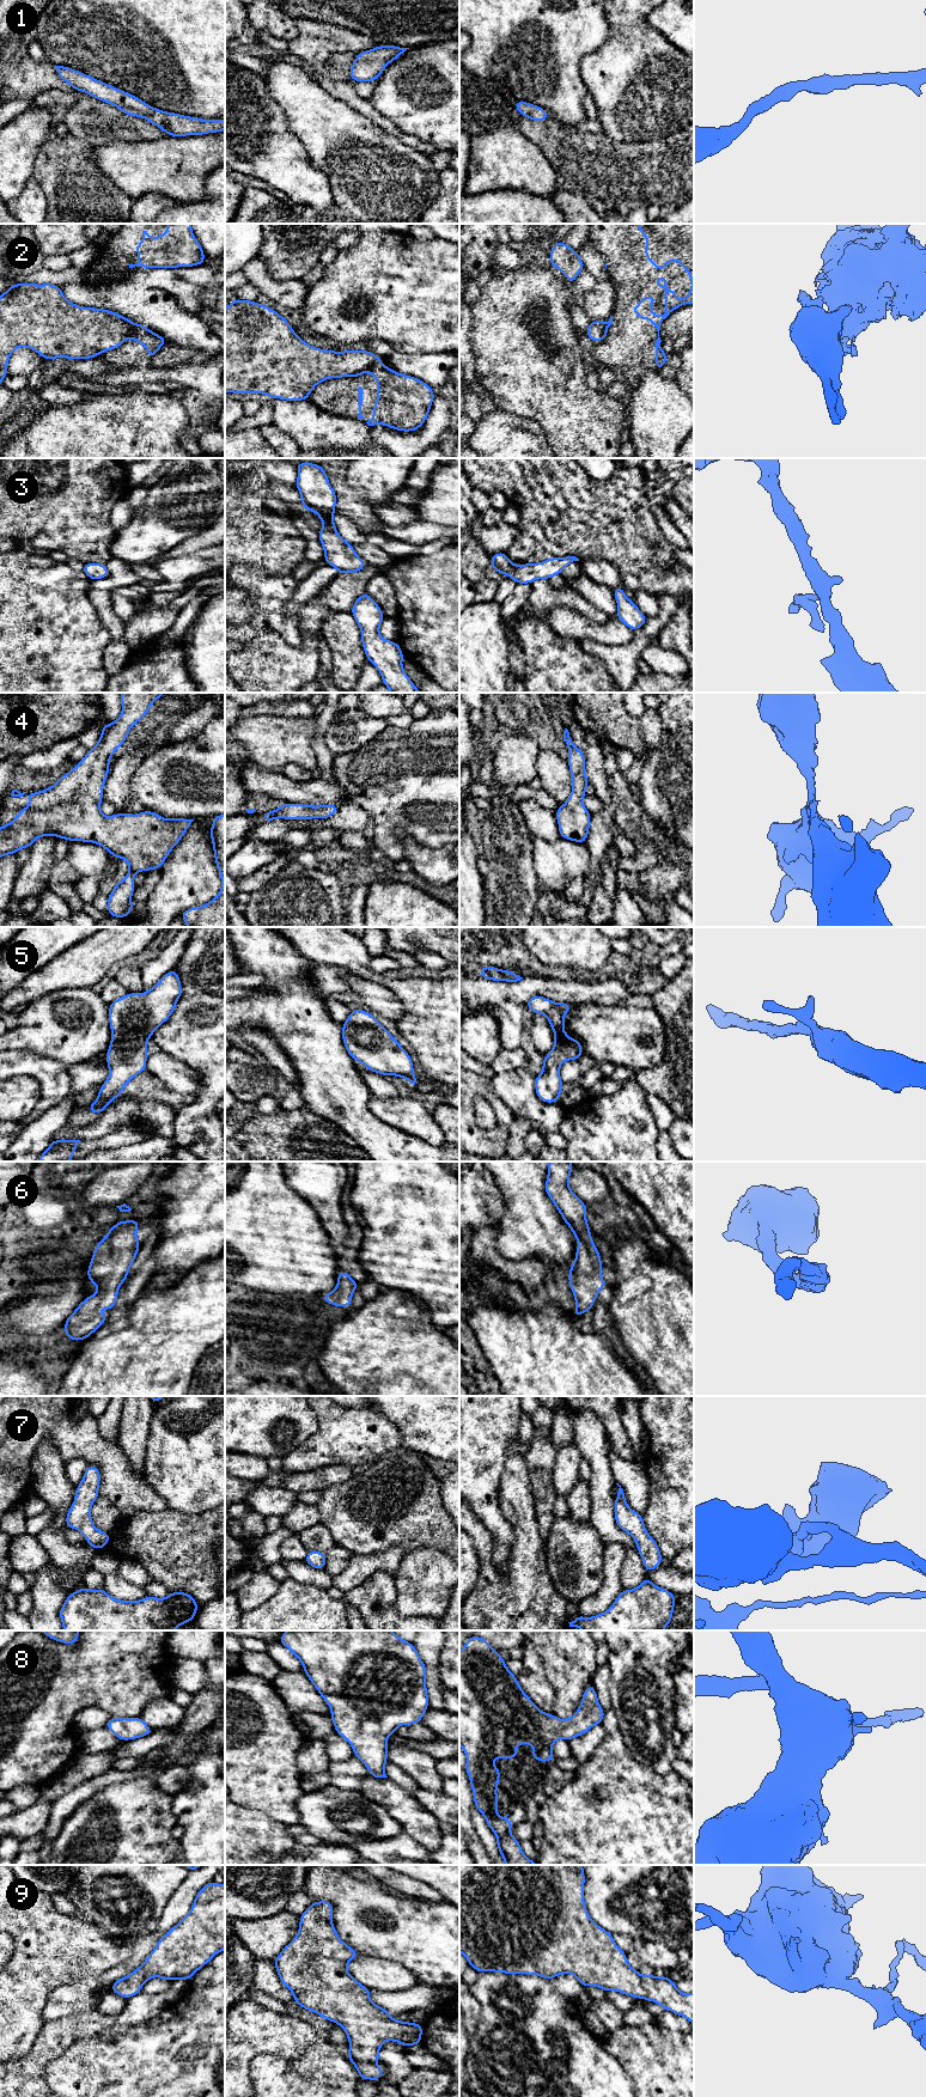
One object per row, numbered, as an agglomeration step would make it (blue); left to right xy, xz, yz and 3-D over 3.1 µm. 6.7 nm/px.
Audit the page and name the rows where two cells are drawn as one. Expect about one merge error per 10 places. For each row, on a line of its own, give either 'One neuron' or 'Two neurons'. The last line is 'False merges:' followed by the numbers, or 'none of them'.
1: One neuron
2: Two neurons
3: One neuron
4: One neuron
5: One neuron
6: One neuron
7: One neuron
8: One neuron
9: One neuron
False merges: 2

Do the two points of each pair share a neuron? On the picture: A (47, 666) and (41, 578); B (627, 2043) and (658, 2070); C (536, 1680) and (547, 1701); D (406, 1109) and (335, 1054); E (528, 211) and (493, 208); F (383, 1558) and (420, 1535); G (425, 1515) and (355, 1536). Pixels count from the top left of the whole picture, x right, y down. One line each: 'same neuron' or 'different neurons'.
A: same neuron
B: same neuron
C: same neuron
D: different neurons
E: same neuron
F: different neurons
G: same neuron

